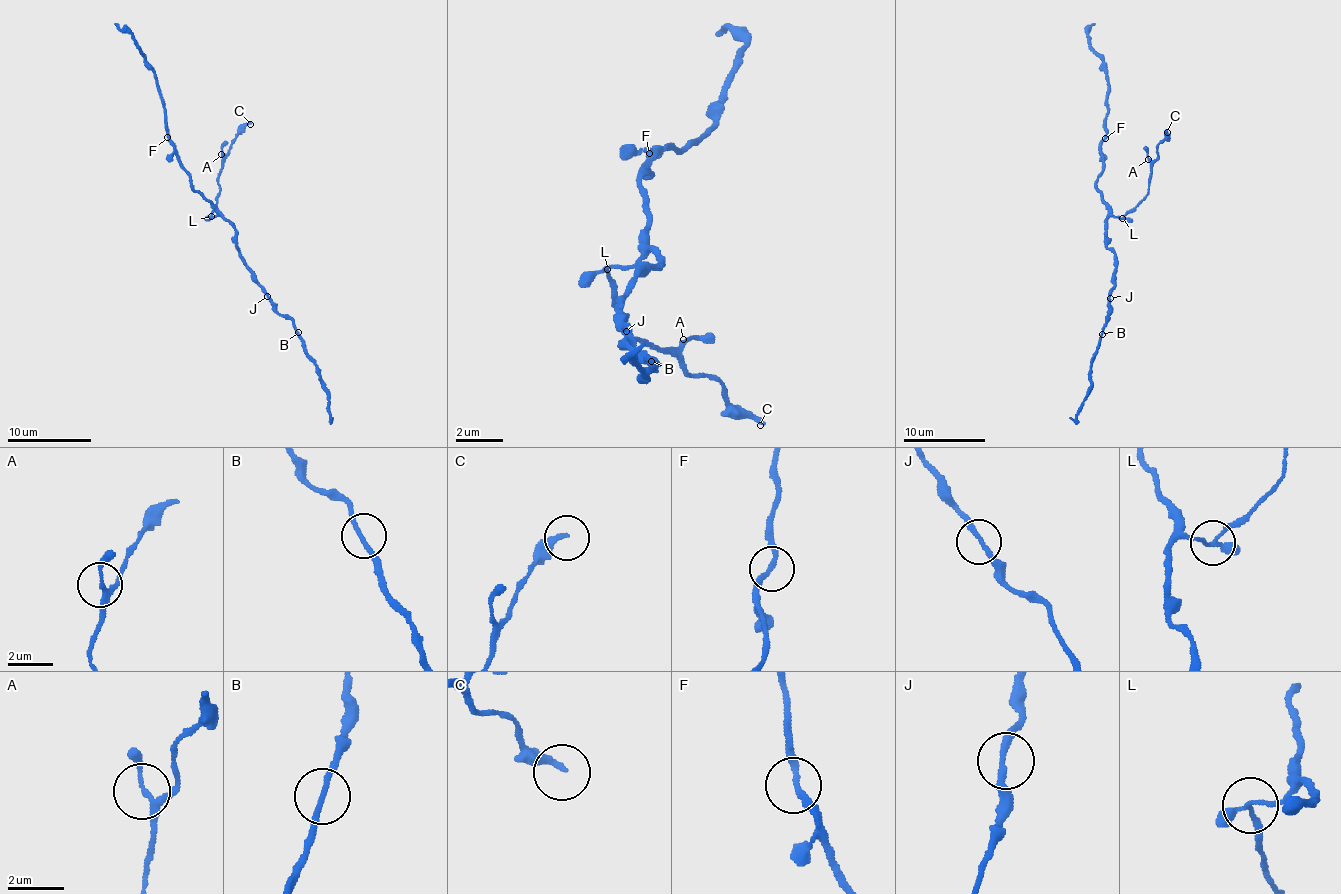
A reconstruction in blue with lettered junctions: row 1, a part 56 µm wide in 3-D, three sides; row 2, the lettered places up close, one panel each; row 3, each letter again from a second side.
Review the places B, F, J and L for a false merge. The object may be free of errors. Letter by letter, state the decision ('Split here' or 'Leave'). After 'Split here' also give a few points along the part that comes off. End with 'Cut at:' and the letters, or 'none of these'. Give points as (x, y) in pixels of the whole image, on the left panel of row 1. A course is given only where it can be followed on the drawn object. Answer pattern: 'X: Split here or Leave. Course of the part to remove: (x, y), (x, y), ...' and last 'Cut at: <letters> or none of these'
B: Leave
F: Leave
J: Leave
L: Split here. Course of the part to remove: (211, 216), (219, 192), (221, 160), (238, 132), (252, 124)
Cut at: L

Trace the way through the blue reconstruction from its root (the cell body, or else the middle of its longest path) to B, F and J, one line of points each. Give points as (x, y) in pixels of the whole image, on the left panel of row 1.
B: (223, 219), (235, 229), (235, 244), (252, 281), (270, 304), (291, 319), (298, 332)
F: (223, 219), (212, 202), (191, 186), (191, 177), (167, 137)
J: (223, 219), (235, 229), (235, 244), (252, 281), (267, 296)

